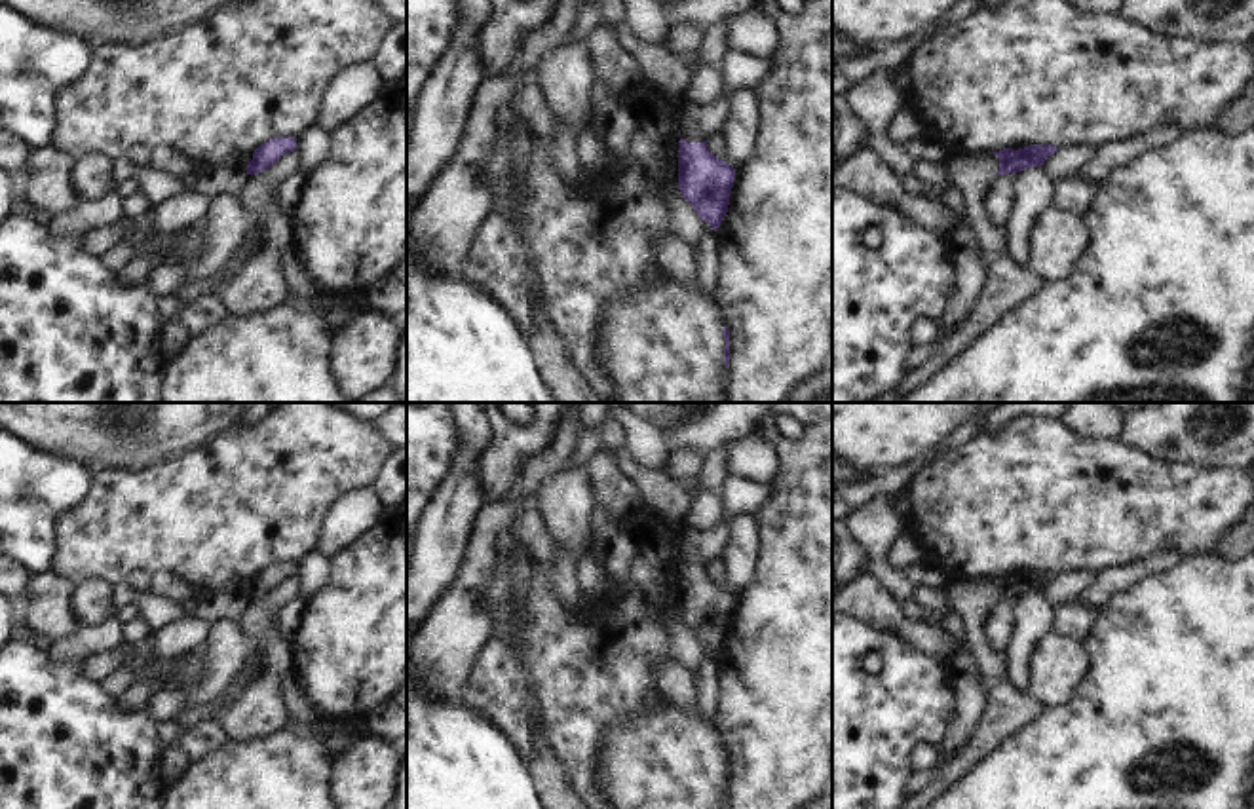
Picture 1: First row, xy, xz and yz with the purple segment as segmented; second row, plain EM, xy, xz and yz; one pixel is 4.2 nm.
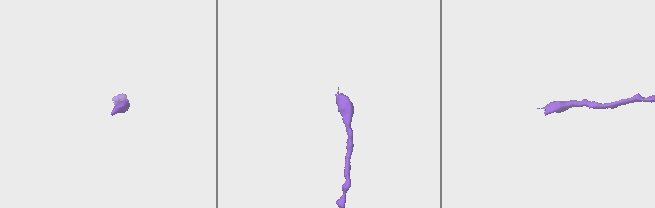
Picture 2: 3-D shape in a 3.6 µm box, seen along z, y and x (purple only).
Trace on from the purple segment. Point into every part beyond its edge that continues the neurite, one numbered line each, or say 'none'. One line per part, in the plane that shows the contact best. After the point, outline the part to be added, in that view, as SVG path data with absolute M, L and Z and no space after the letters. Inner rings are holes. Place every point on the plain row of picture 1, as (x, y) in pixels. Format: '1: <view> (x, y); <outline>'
1: xz (700, 549); M730 520L720 522L709 532L697 532L684 524L680 536L682 551L678 555L680 558L678 562L690 568L703 568L716 564L726 545L728 524Z

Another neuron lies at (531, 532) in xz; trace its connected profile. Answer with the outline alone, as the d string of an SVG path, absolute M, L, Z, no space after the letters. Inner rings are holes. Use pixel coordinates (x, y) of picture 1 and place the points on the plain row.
M538 507L521 513L509 532L536 566L543 570L562 608L574 611L580 606L576 556L551 536Z

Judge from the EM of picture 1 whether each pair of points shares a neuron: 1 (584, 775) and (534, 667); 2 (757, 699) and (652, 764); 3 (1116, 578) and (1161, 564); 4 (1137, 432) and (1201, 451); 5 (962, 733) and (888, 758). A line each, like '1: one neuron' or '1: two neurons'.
1: one neuron
2: two neurons
3: one neuron
4: one neuron
5: two neurons

